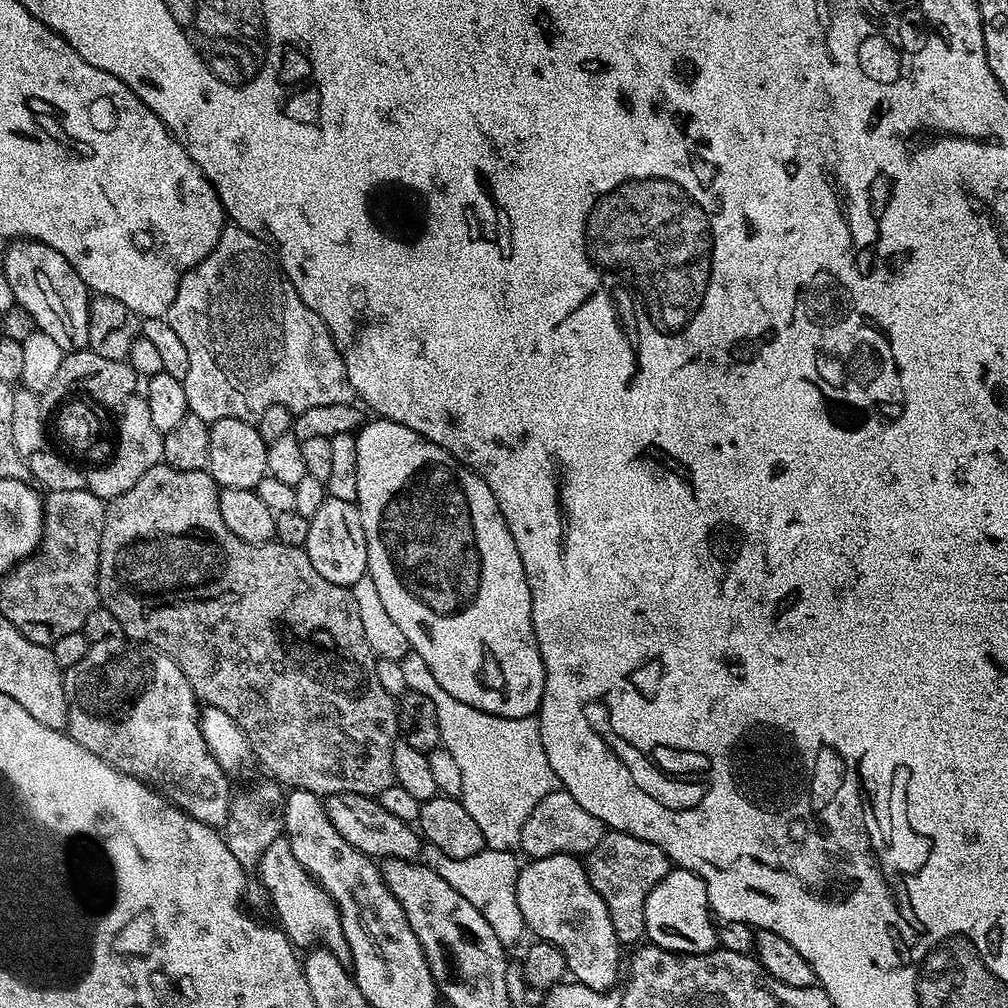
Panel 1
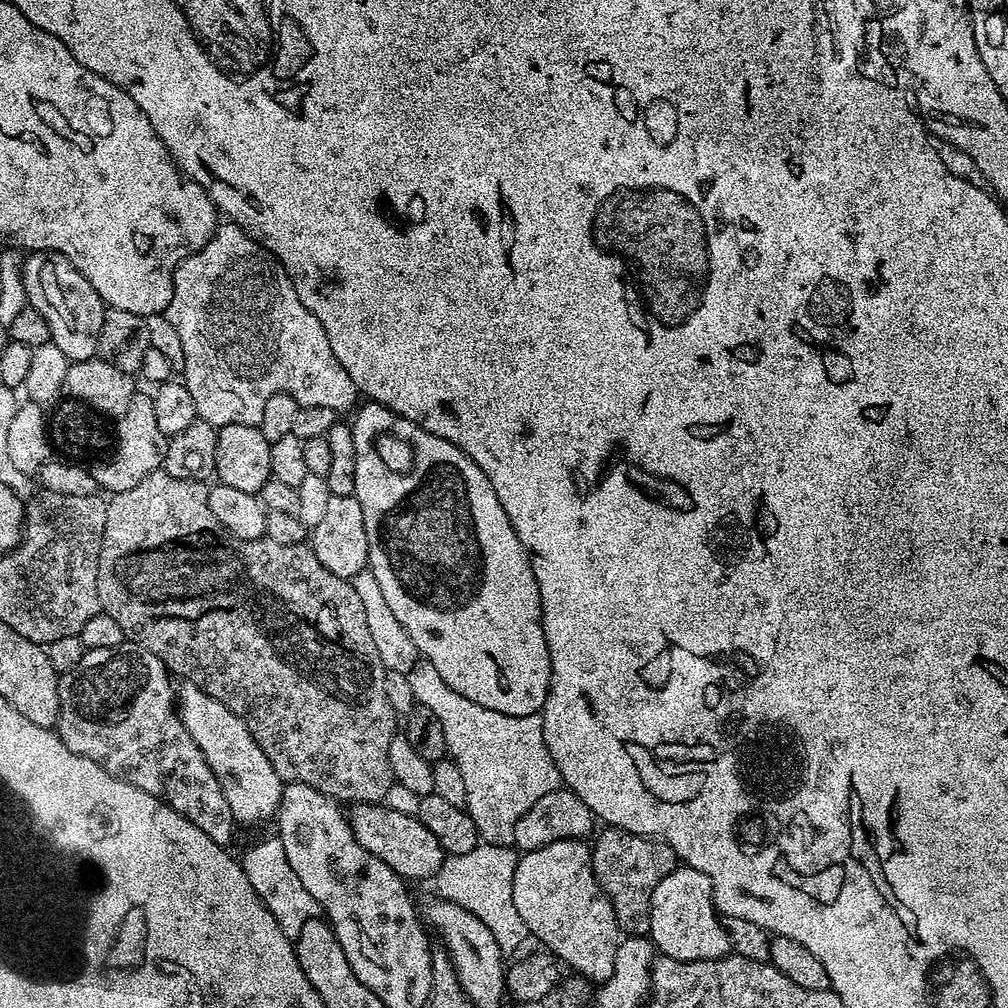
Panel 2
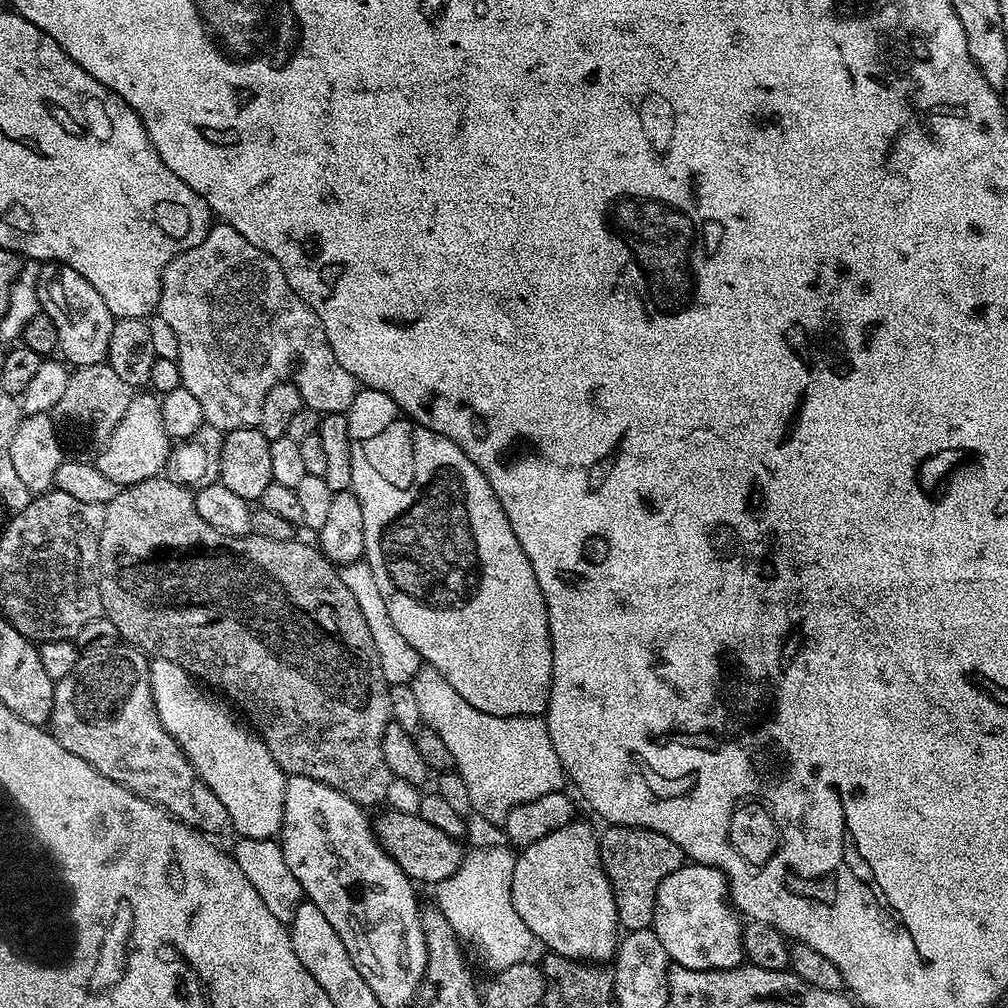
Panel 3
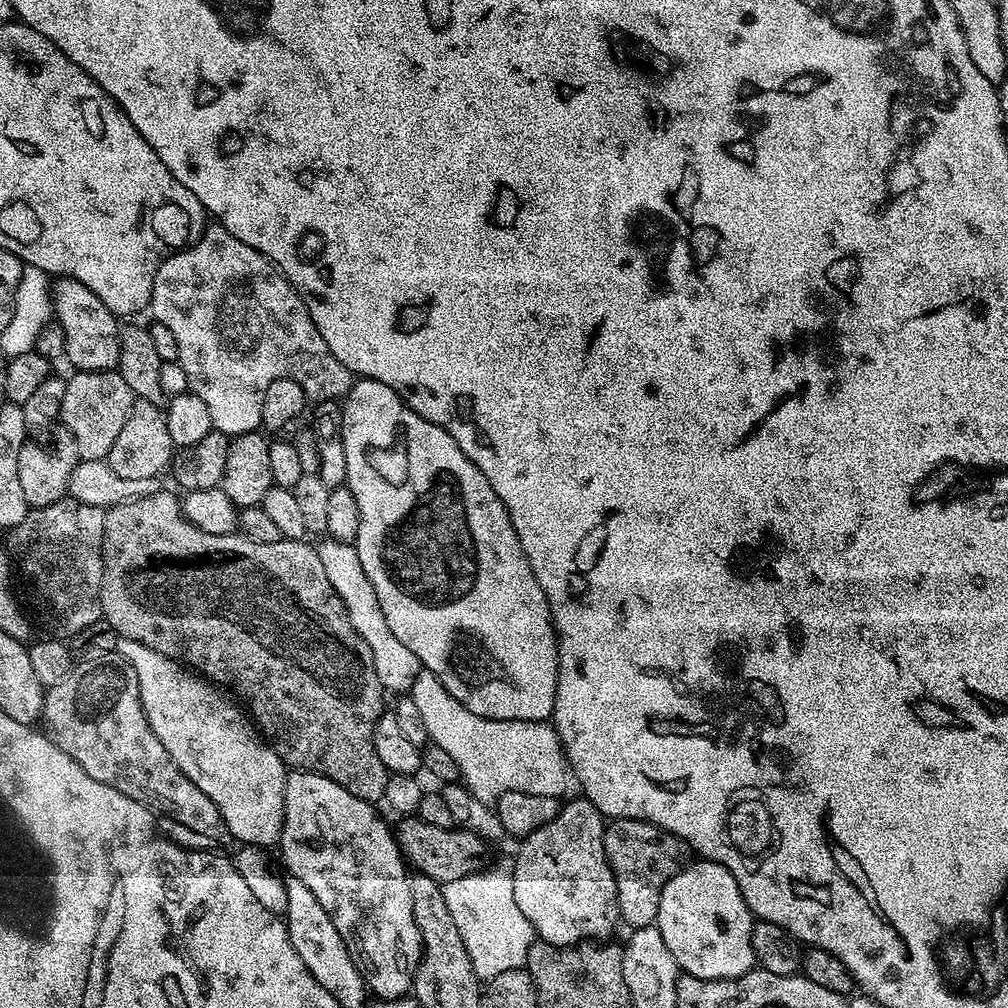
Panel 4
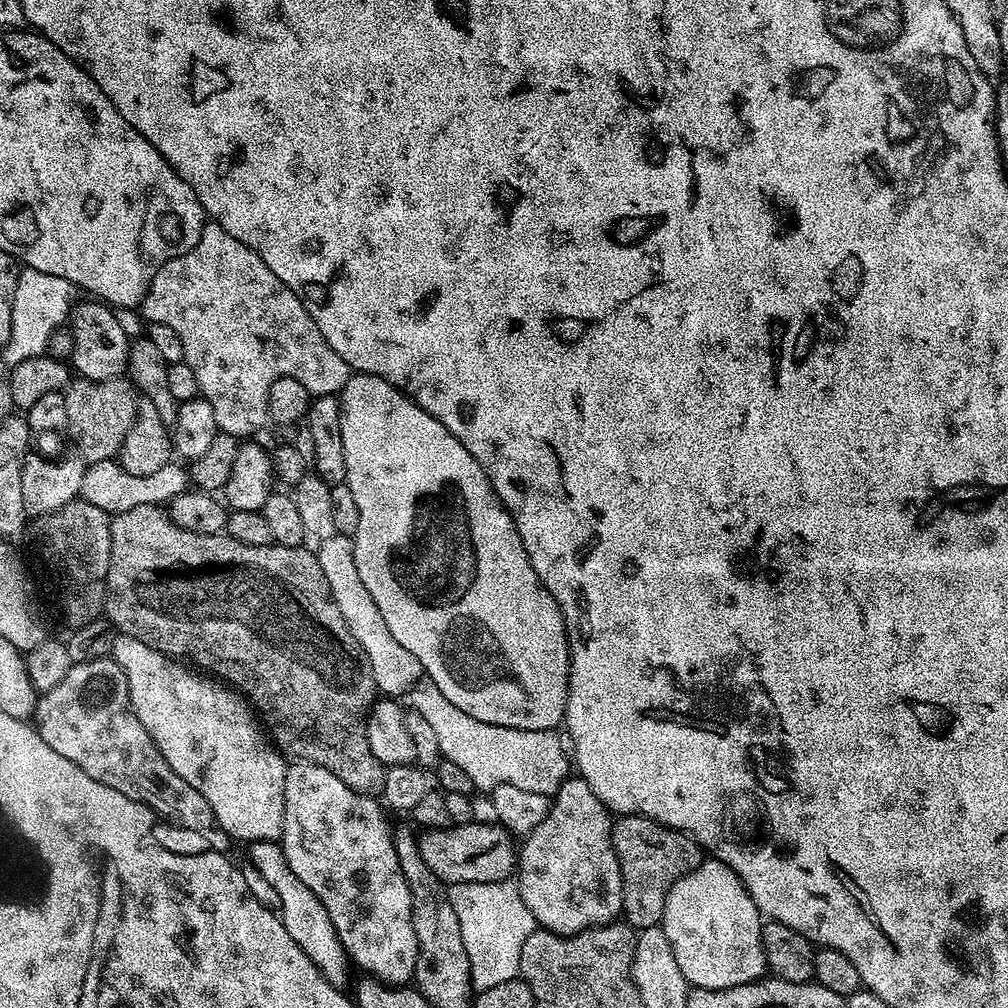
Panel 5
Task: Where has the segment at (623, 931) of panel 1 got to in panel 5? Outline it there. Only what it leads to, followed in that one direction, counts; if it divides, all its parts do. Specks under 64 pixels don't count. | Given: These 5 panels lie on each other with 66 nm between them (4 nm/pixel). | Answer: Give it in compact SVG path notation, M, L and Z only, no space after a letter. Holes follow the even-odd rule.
M617 815L612 826L612 845L622 870L623 919L631 928L655 928L664 919L666 894L678 878L690 874L706 859L706 853L692 836L659 824L649 816Z

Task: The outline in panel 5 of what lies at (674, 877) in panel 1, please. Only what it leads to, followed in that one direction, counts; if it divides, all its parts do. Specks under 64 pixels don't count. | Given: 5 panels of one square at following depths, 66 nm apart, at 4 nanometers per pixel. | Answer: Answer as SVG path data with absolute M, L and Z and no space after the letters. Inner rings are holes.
M706 858L697 868L690 870L690 874L678 878L678 882L674 882L666 894L662 927L666 938L670 938L678 970L682 970L686 982L692 988L726 990L761 979L768 967L762 946L764 926L765 921L742 878L738 878L731 866L720 860Z

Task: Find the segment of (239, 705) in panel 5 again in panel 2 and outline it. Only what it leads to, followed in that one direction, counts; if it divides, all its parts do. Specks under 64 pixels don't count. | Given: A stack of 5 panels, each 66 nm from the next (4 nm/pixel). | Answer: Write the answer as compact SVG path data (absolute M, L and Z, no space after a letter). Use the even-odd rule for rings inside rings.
M184 682L178 688L178 715L186 726L190 738L202 750L202 758L214 770L226 802L230 802L232 816L241 825L260 824L263 820L271 821L280 809L280 789L282 782L270 766L270 758L262 754L262 746L254 742L250 730L222 702L210 698L201 688Z

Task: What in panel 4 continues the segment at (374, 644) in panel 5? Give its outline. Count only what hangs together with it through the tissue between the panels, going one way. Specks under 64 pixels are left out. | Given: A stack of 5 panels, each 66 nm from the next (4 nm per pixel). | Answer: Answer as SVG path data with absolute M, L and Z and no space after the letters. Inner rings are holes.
M325 537L316 549L325 567L326 576L334 590L342 598L347 612L352 617L352 625L358 630L361 638L370 646L374 654L374 666L378 671L379 681L382 682L385 691L392 694L404 694L411 691L415 678L417 678L422 667L420 659L412 650L407 649L402 642L398 641L390 626L386 623L386 616L378 603L378 596L374 593L374 586L366 576L362 562L358 559L358 552L353 543L343 543Z

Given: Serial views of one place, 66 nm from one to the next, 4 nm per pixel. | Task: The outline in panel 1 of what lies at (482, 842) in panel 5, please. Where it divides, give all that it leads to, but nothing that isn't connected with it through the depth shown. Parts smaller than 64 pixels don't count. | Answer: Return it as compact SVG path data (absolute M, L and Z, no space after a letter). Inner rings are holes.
M347 792L327 797L326 807L334 830L338 830L338 834L342 834L342 838L346 838L346 842L362 854L393 860L416 860L421 855L422 837L419 831L413 825L402 822L402 818L394 818L394 814L390 814L377 797Z

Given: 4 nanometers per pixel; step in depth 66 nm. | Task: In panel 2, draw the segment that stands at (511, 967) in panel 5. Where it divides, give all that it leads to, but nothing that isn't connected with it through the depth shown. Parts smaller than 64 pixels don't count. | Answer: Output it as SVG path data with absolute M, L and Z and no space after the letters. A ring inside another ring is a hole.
M482 842L470 850L470 854L445 855L434 877L435 895L470 910L470 914L474 914L474 918L478 918L478 922L482 922L486 930L494 934L494 942L498 942L500 951L505 954L511 954L526 937L524 923L514 907L514 870L517 859L517 853L511 847Z

